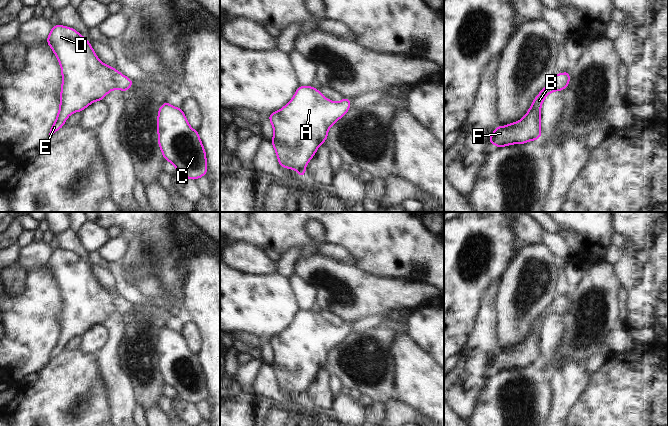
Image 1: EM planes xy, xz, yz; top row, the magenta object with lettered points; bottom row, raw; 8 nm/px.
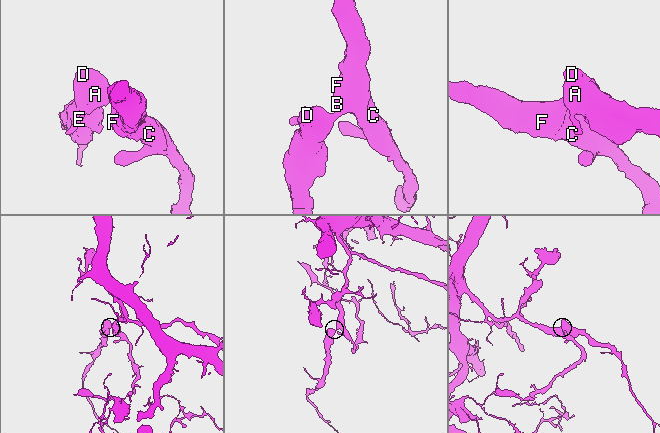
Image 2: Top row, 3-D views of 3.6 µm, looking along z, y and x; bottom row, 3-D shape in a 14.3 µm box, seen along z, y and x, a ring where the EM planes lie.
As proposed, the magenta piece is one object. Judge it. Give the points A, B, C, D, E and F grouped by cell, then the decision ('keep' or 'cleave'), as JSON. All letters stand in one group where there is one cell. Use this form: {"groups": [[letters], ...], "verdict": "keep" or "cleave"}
{"groups": [["A", "B", "C", "D", "E", "F"]], "verdict": "keep"}

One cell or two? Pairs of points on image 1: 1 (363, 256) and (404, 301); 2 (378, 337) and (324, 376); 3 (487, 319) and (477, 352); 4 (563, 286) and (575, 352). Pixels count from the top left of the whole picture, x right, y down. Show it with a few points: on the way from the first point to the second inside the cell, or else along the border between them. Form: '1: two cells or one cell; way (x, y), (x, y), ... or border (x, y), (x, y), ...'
1: two cells; border (359, 267), (375, 275), (404, 279)
2: two cells; border (325, 365), (330, 374)
3: one cell; way (485, 327), (481, 344)
4: two cells; border (572, 287), (569, 294)

